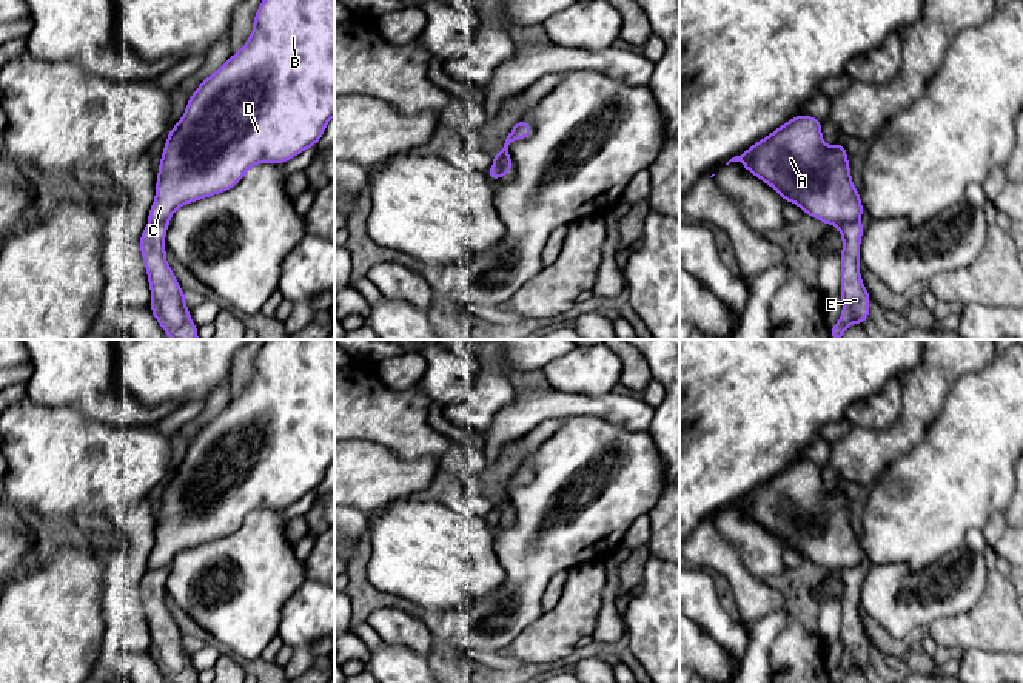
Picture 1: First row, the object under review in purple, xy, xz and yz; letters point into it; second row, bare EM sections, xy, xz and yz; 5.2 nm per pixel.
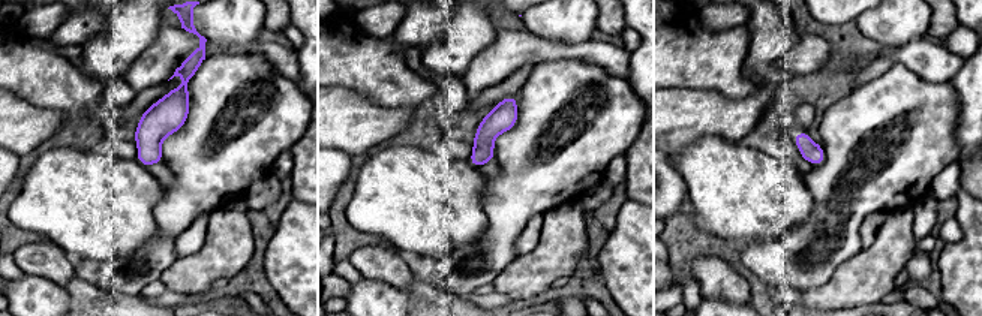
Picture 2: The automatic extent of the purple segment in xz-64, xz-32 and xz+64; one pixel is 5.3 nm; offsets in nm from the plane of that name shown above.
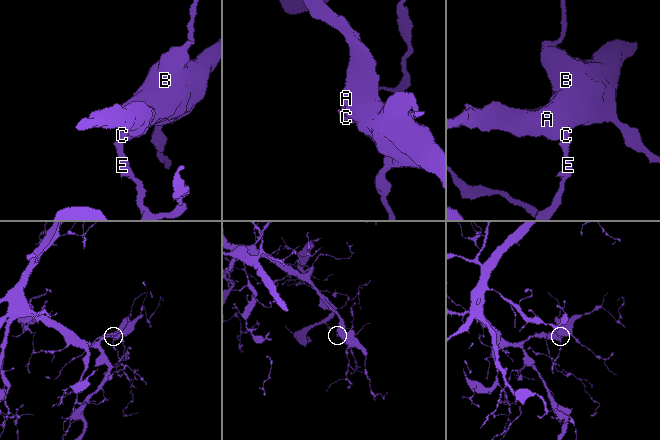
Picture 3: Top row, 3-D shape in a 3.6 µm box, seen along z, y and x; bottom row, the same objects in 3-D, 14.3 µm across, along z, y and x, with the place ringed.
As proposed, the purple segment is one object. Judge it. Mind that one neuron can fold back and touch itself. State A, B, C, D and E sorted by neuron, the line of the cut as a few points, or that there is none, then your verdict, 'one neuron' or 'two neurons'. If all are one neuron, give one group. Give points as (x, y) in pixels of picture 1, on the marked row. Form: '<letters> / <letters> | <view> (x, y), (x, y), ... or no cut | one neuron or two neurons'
A B C D / E | yz (858, 221), (840, 227) | two neurons

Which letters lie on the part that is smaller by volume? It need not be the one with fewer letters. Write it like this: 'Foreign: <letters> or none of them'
Foreign: E

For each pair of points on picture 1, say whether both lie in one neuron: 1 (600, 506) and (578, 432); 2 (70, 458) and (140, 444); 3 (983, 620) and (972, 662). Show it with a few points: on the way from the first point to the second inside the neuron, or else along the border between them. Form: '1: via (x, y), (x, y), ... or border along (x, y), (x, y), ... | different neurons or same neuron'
1: via (618, 478), (632, 454), (618, 435), (606, 435) | same neuron
2: via (87, 466), (119, 466), (124, 461) | same neuron
3: border along (963, 649), (1006, 652) | different neurons

